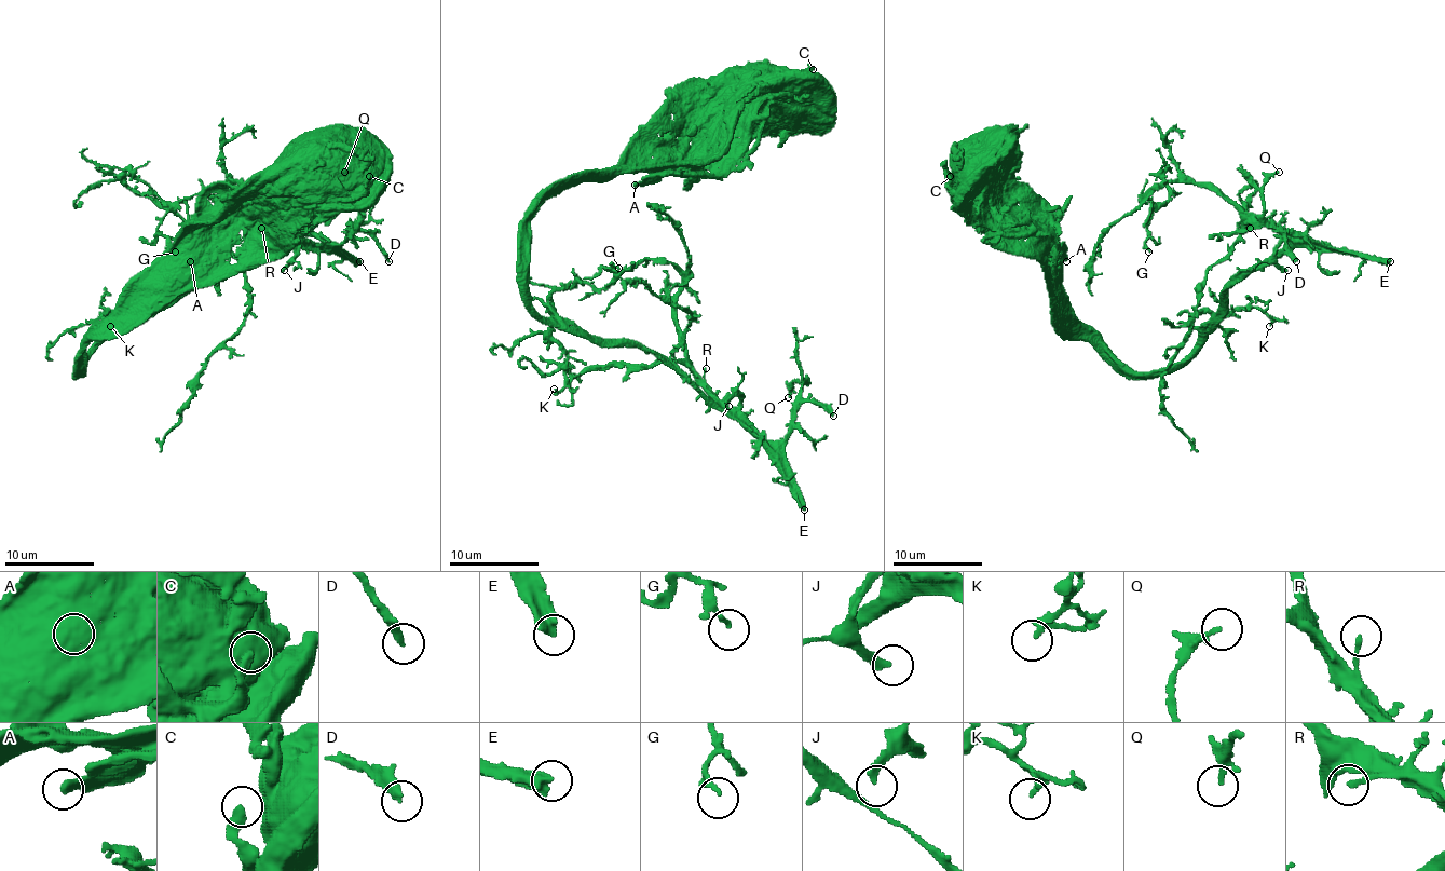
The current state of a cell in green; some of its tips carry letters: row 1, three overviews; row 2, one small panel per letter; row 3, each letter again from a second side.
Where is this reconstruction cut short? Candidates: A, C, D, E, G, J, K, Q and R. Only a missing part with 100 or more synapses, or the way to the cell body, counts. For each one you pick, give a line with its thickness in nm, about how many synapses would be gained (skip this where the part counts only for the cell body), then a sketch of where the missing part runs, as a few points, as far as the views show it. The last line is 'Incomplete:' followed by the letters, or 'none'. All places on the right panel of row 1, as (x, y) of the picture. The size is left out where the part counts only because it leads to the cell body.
E: 460 nm thick; about 1000 synapses
Incomplete: E

